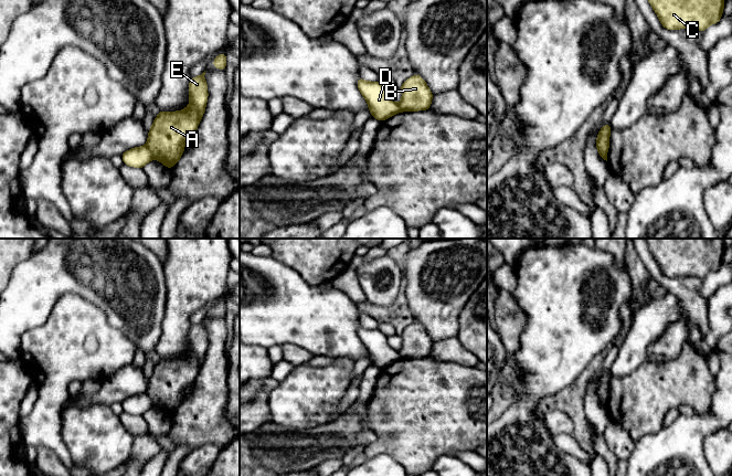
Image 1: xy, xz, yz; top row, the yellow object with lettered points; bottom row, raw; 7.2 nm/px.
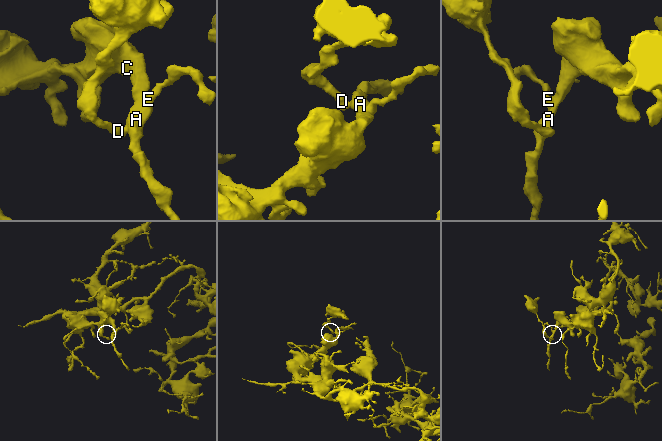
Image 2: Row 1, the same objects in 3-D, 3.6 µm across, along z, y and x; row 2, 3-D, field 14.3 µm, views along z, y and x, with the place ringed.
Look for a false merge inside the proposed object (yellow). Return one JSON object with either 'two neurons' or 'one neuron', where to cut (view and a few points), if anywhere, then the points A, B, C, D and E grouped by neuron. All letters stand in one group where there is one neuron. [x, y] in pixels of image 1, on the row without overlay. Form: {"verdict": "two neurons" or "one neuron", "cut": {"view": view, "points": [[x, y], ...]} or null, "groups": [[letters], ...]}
{"verdict": "two neurons", "cut": {"view": "xy", "points": [[146, 392], [152, 404]]}, "groups": [["A", "B", "C", "E"], ["D"]]}

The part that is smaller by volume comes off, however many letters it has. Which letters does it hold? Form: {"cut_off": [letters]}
{"cut_off": ["D"]}

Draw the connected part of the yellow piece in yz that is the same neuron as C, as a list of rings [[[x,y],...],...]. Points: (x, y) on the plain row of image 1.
[[[645,239],[655,261],[667,277],[693,276],[703,279],[709,273],[718,271],[724,255],[723,239]]]

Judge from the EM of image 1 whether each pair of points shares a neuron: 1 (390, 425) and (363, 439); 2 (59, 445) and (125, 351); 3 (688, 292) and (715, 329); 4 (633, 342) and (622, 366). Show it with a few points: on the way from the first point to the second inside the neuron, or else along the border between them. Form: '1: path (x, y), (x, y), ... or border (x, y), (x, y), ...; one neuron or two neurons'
1: border (371, 429), (378, 439), (364, 446); two neurons
2: path (51, 413), (53, 389), (93, 351); one neuron
3: border (707, 303), (708, 332), (702, 338); two neurons
4: path (633, 348), (627, 353), (626, 360); one neuron

